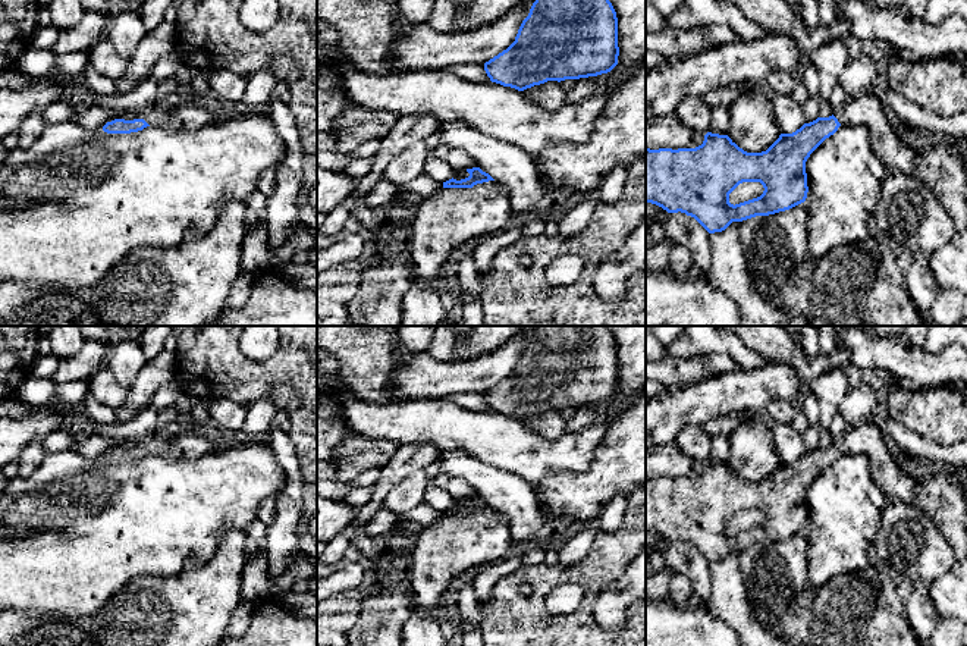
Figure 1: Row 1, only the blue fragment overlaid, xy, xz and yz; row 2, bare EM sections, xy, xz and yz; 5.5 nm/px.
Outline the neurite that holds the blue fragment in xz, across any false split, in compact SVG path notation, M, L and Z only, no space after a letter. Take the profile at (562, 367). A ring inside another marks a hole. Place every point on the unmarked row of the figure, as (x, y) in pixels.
M537 326L515 370L484 392L492 411L524 420L547 410L580 408L618 393L618 346L607 326Z

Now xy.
M158 430L145 436L139 442L120 440L103 455L107 462L131 462L142 460L150 454L180 457L176 446L176 438L167 432Z

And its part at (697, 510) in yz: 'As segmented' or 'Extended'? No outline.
Extended

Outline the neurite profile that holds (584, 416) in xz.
M594 405L580 407L575 415L566 421L566 430L580 432L593 423L596 423Z

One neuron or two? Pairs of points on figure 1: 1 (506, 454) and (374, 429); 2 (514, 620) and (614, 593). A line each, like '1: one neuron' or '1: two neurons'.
1: one neuron
2: two neurons

